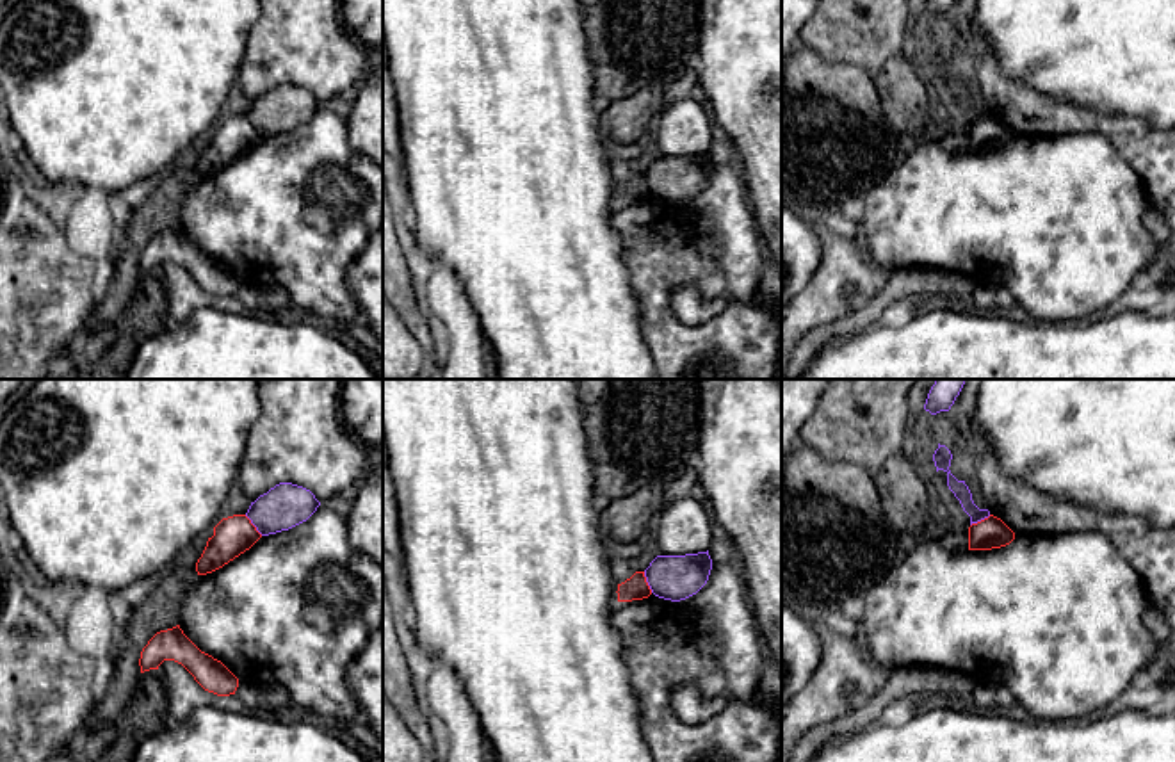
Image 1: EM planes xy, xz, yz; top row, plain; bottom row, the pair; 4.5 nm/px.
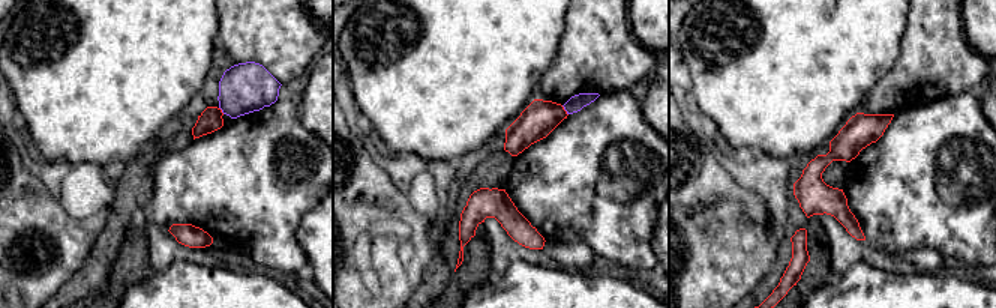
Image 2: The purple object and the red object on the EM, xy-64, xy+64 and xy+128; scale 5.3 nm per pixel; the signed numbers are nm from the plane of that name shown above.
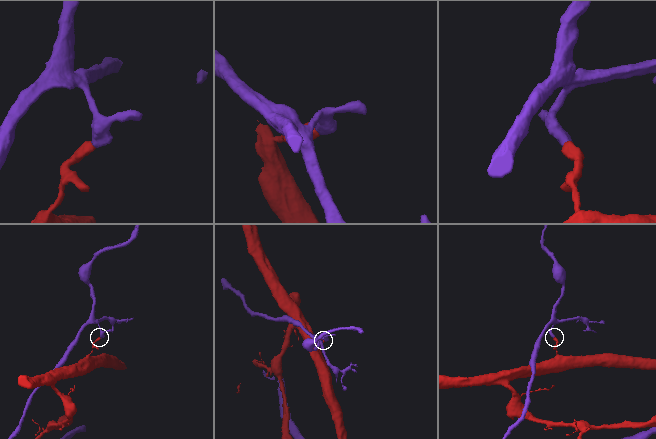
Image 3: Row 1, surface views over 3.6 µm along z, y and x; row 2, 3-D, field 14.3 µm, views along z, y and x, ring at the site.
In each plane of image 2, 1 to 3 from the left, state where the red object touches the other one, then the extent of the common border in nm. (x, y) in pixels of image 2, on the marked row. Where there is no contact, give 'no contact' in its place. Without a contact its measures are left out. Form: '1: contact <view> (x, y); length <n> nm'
1: contact xy-64 (221, 108); length 50 nm
2: contact xy+64 (564, 108); length 70 nm
3: no contact

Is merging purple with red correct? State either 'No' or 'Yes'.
No

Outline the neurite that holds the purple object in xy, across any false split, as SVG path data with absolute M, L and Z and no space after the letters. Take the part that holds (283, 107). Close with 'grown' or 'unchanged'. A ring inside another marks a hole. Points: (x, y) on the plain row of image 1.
M280 84L251 103L246 118L262 137L269 137L306 123L319 107L310 91Z; unchanged

